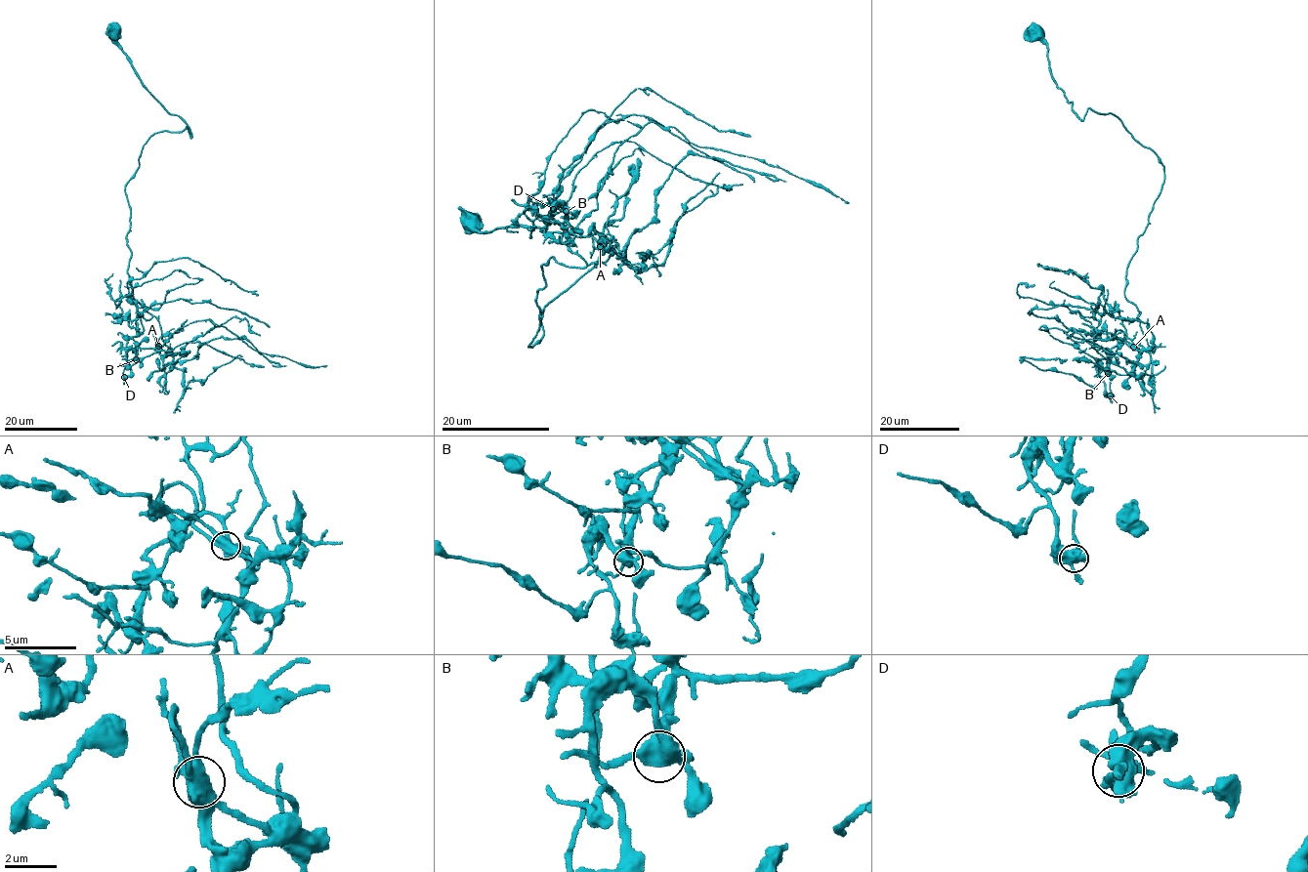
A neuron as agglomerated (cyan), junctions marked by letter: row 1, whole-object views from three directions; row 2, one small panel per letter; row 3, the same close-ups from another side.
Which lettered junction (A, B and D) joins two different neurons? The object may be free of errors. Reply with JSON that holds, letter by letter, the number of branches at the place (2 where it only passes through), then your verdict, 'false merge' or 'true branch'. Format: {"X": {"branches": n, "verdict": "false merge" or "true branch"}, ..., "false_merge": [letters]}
{"A": {"branches": 5, "verdict": "true branch"}, "B": {"branches": 4, "verdict": "true branch"}, "D": {"branches": 4, "verdict": "true branch"}, "false_merge": []}

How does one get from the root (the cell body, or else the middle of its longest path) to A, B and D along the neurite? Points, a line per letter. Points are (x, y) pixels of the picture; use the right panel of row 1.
A: (1036, 35), (1074, 113), (1118, 116), (1163, 167), (1126, 272), (1124, 296), (1143, 334), (1141, 348), (1133, 347)
B: (1036, 35), (1074, 113), (1118, 116), (1164, 170), (1126, 272), (1139, 313), (1121, 322), (1108, 373)
D: (1036, 35), (1074, 113), (1118, 116), (1164, 170), (1126, 272), (1139, 313), (1111, 350), (1110, 395)

